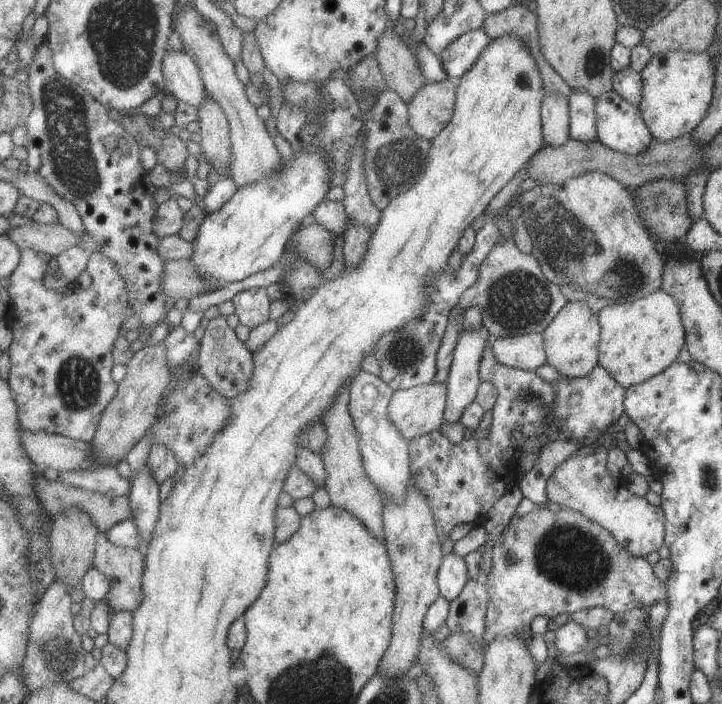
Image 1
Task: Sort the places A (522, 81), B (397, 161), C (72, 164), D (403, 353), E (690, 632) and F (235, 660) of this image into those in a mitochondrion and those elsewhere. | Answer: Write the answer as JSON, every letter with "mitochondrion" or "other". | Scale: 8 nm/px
{"A":"other","B":"mitochondrion","C":"mitochondrion","D":"mitochondrion","E":"other","F":"other"}

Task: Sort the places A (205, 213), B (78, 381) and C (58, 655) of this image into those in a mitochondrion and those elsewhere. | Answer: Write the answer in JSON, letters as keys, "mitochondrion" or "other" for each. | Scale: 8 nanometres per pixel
{"A":"other","B":"mitochondrion","C":"mitochondrion"}

